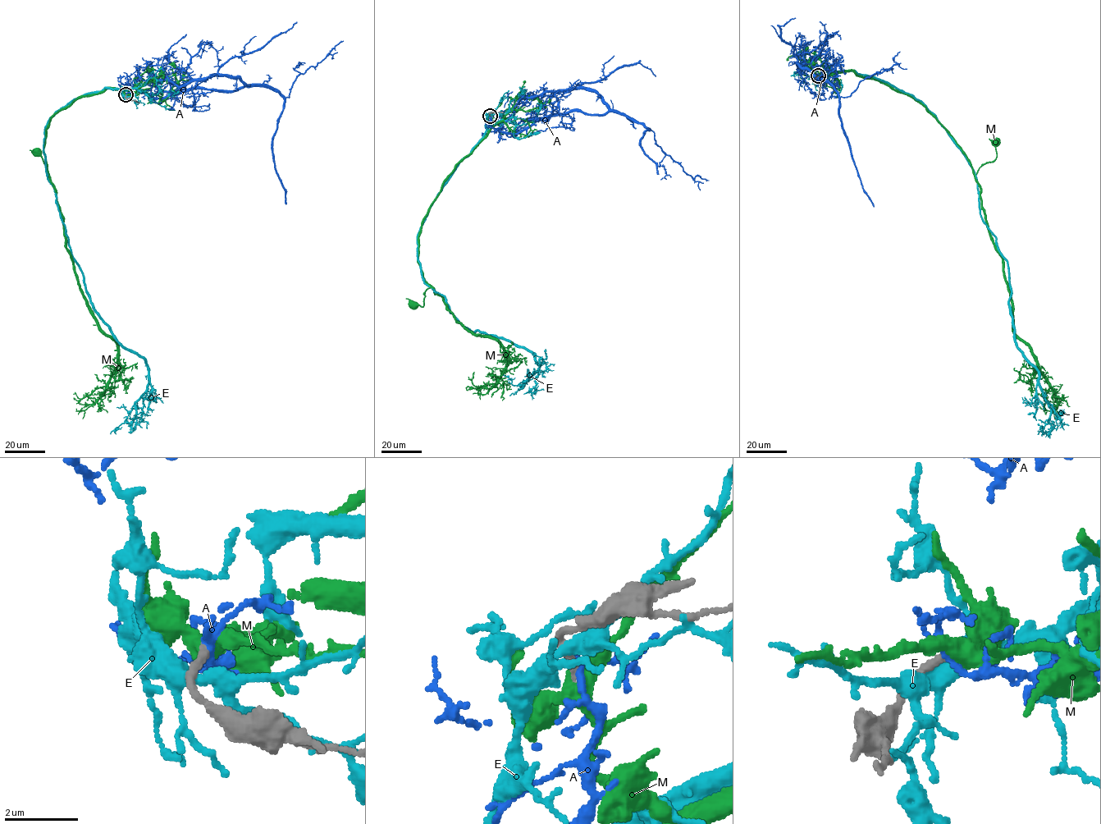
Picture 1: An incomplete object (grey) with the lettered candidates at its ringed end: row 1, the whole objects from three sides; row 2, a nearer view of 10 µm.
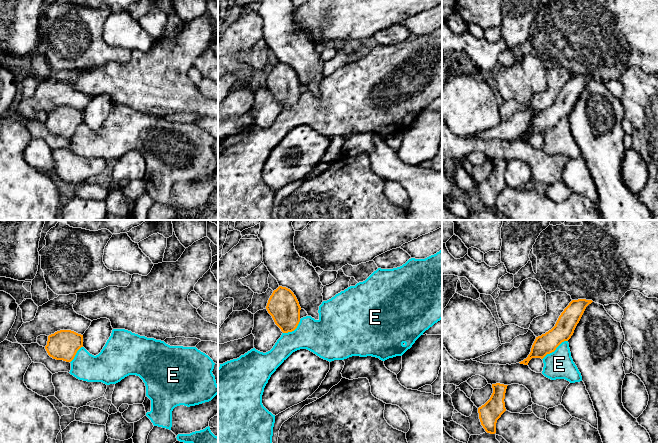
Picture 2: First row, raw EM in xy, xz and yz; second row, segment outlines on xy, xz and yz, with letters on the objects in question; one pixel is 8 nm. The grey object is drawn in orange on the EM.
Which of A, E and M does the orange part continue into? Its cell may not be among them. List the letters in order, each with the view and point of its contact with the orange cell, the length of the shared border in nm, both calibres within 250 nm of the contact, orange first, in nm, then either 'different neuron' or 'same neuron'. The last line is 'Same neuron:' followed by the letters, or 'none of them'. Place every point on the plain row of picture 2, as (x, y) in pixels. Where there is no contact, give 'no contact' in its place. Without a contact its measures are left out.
A: no contact; different neuron
E: contact yz (554, 126); length 260 nm; calibres 160 and 220 nm; different neuron
M: no contact; same neuron
Same neuron: M

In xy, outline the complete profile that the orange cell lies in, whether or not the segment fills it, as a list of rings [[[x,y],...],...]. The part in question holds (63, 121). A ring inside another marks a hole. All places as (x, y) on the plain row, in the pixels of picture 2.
[[[60,106],[48,112],[45,125],[56,136],[71,138],[83,123],[83,111],[71,106]]]

